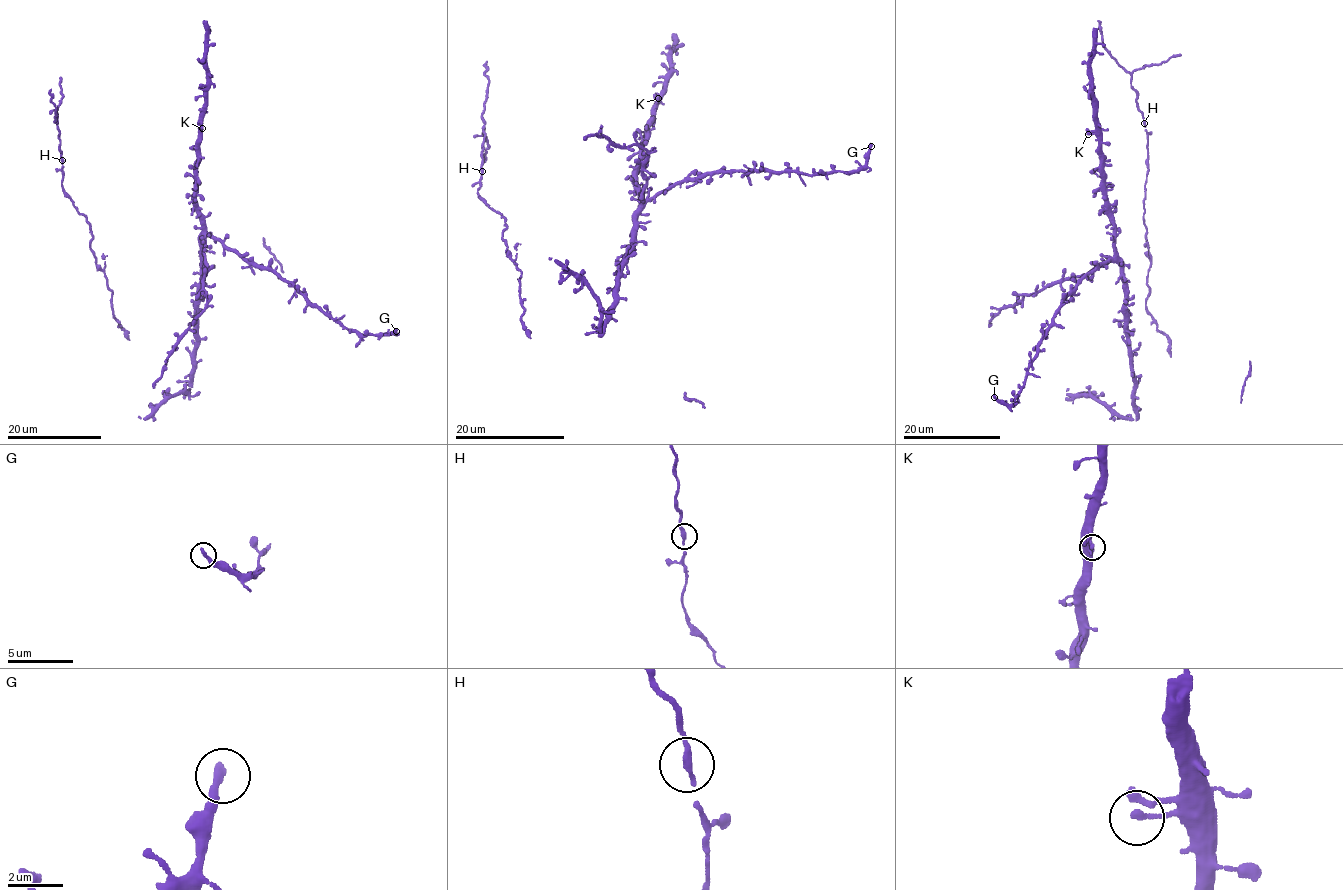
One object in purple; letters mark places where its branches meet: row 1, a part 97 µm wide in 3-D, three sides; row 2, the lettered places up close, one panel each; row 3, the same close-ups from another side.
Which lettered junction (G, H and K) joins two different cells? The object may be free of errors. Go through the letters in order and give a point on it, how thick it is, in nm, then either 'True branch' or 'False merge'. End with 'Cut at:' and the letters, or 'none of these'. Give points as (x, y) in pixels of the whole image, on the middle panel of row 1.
G: Place: (871, 146). Thickness 340 nm. True branch
H: Place: (482, 171). Thickness 320 nm. True branch
K: Place: (658, 98). Thickness 240 nm. True branch
Cut at: none of these

